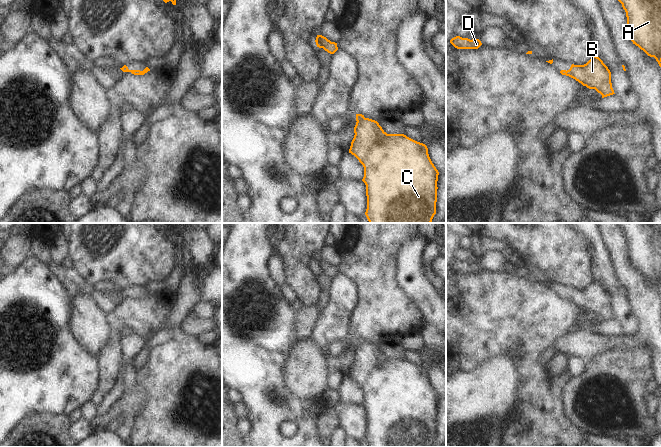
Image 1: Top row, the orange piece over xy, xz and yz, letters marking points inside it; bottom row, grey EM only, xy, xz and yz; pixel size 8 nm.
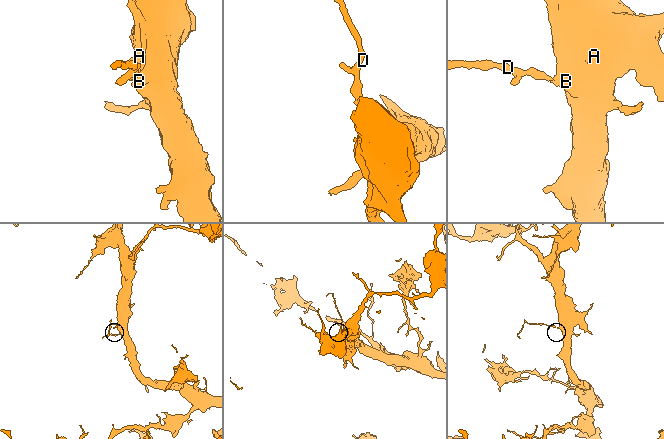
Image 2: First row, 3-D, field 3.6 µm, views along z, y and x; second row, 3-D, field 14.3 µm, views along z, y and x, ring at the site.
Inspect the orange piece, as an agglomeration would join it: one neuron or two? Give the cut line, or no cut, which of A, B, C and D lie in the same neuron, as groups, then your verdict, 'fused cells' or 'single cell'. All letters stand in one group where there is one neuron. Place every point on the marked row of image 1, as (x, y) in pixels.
no cut | A B C D | single cell

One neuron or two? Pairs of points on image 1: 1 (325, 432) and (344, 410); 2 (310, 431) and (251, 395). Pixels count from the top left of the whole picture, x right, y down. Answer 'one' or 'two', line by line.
1: two
2: one

